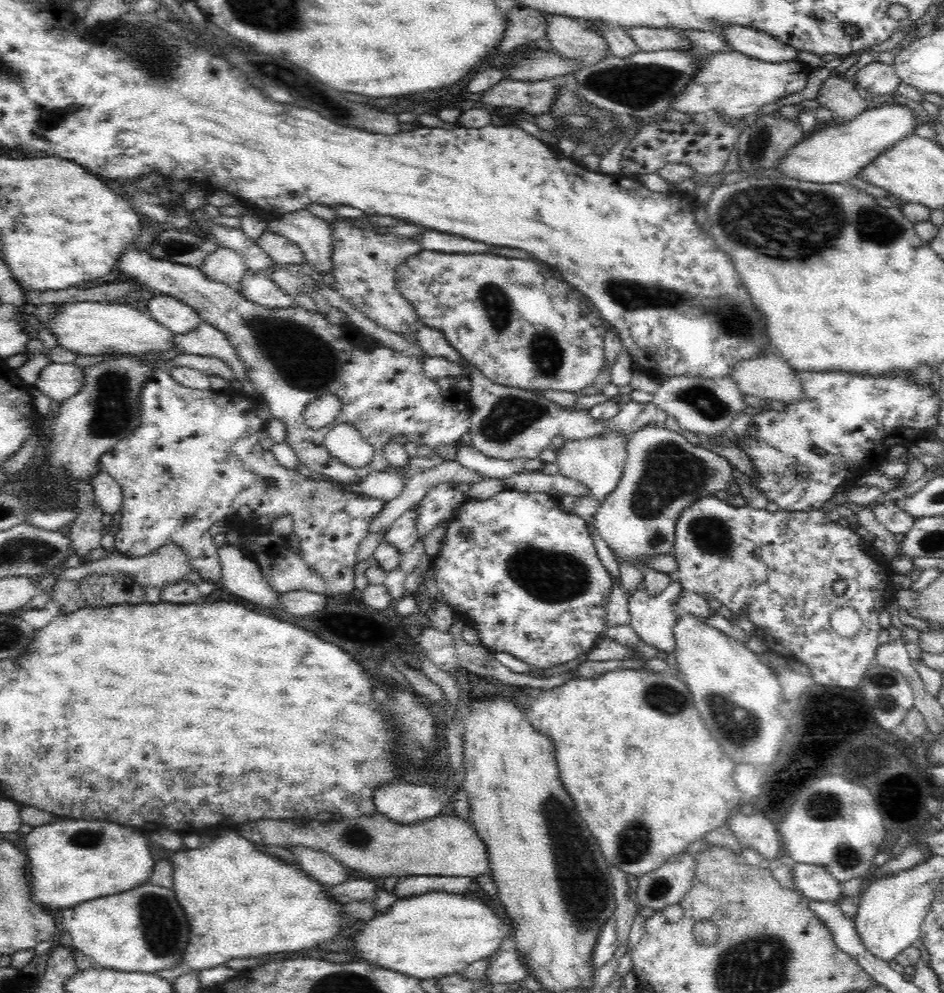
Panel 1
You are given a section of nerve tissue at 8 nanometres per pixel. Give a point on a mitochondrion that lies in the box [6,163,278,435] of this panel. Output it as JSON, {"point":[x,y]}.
{"point":[47,181]}

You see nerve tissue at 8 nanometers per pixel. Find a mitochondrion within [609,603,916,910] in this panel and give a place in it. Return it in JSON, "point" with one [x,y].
{"point":[737,725]}

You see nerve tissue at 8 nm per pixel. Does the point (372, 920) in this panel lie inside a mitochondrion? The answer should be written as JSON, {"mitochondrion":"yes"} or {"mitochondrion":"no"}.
{"mitochondrion":"no"}

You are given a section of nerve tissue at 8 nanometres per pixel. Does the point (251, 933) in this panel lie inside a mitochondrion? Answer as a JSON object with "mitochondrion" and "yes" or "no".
{"mitochondrion":"no"}

